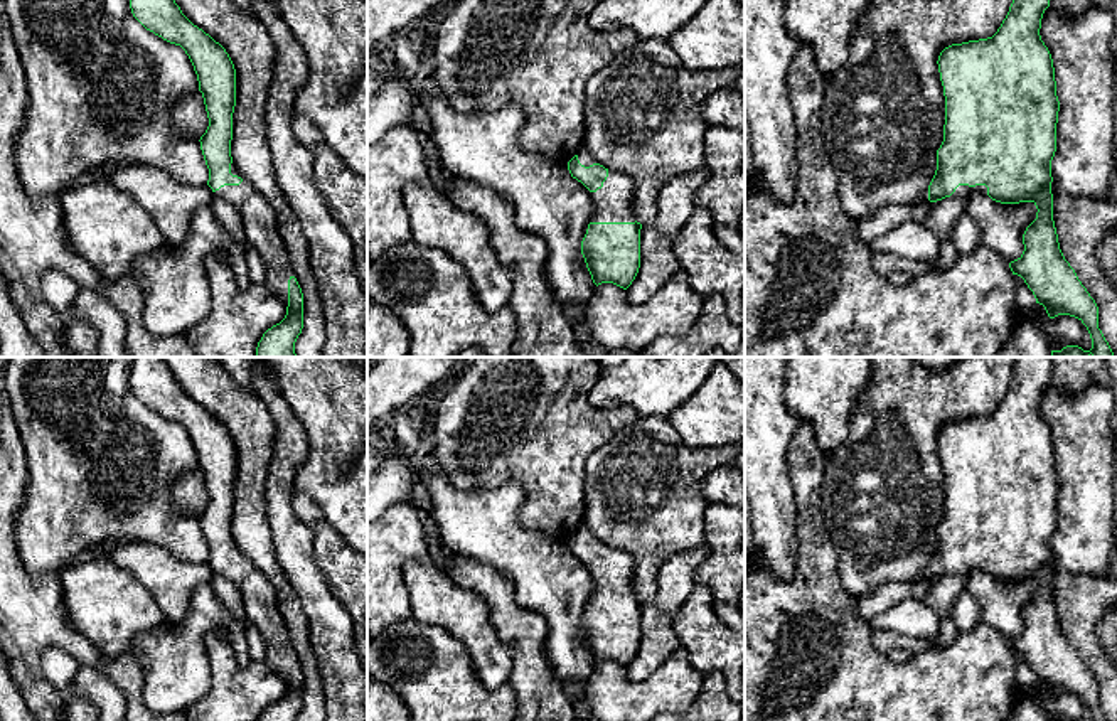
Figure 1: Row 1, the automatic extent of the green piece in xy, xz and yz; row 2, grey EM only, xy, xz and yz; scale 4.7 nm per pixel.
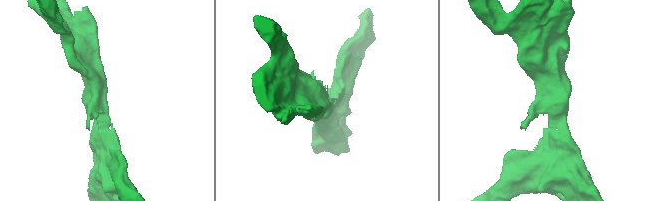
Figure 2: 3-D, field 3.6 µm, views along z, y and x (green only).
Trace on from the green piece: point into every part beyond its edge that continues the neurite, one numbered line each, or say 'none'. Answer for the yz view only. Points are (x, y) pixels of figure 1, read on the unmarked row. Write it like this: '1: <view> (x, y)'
1: yz (962, 570)

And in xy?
1: xy (258, 597)

